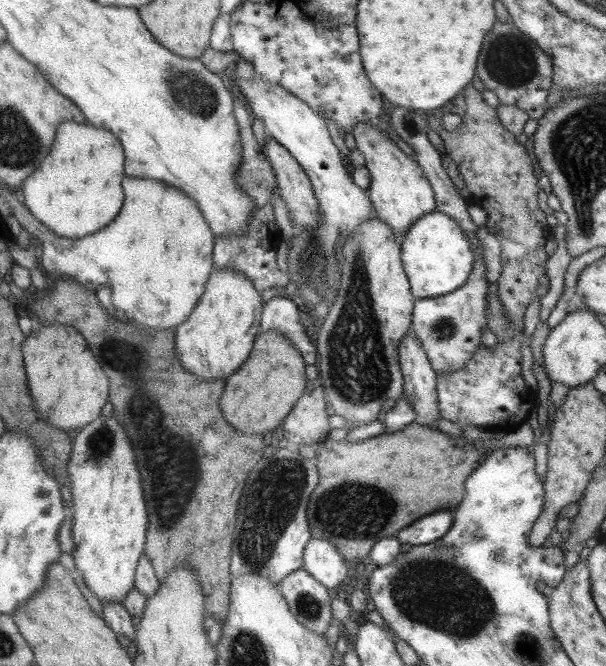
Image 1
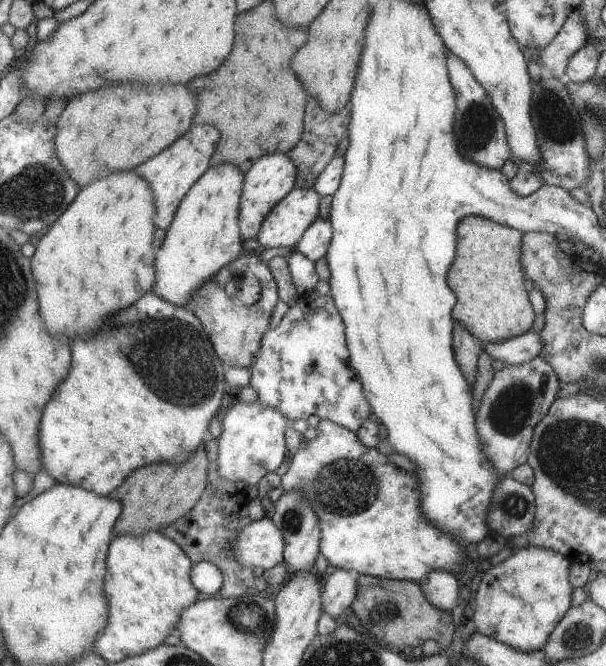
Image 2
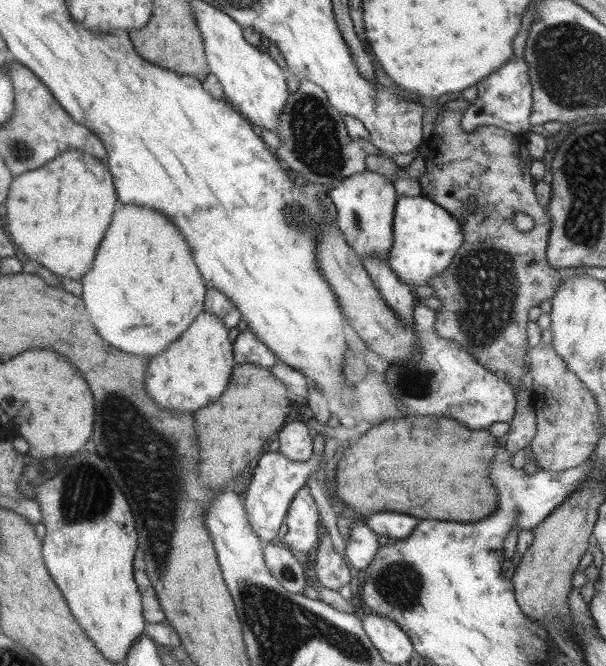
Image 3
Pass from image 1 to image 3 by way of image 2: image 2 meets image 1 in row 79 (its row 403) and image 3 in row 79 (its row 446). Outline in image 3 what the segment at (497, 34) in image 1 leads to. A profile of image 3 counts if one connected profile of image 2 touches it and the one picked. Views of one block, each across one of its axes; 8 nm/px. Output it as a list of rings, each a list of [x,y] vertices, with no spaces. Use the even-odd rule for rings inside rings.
[[[512,56],[508,63],[496,72],[484,77],[475,87],[477,97],[465,111],[462,111],[460,126],[466,132],[474,132],[481,126],[497,126],[506,132],[527,134],[530,132],[530,115],[533,105],[533,88],[524,58]]]

